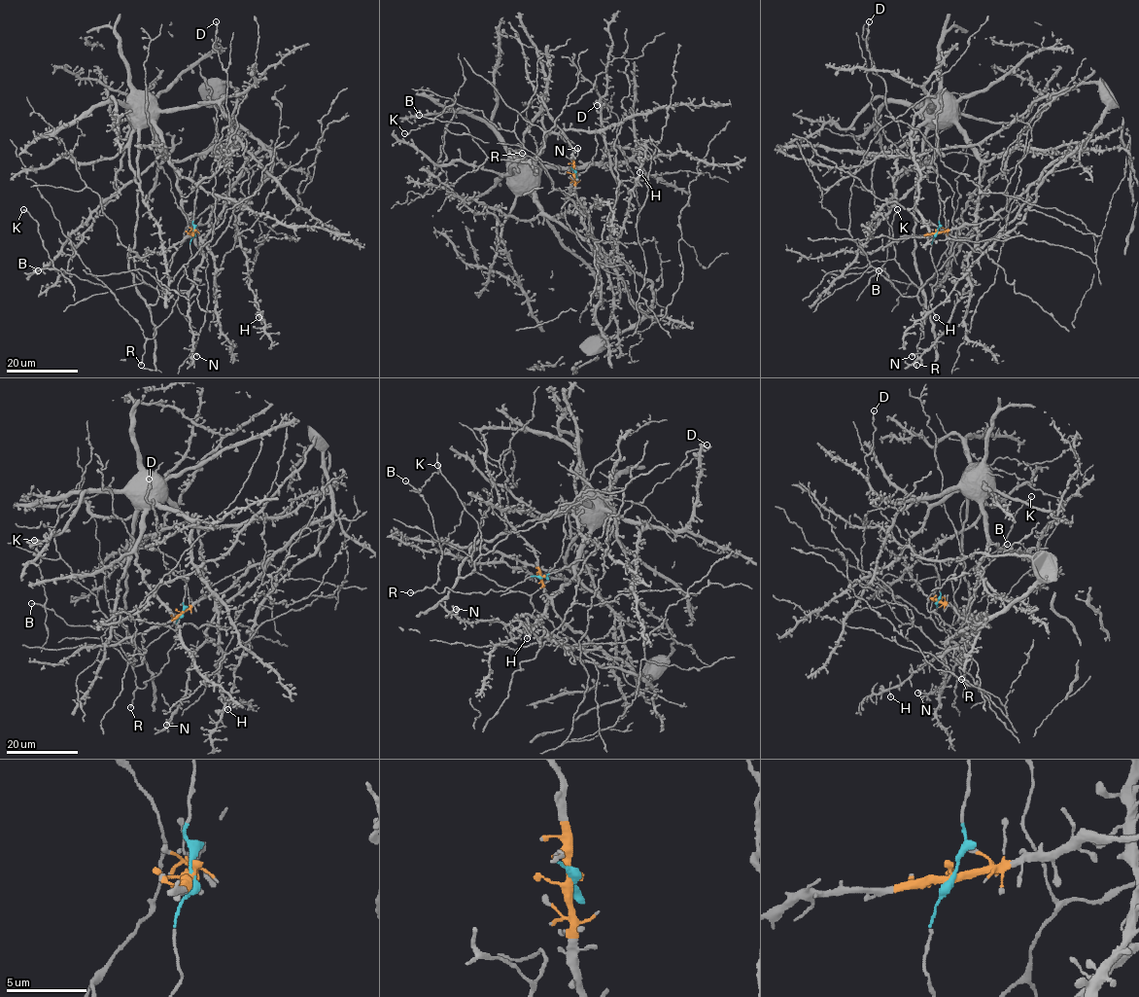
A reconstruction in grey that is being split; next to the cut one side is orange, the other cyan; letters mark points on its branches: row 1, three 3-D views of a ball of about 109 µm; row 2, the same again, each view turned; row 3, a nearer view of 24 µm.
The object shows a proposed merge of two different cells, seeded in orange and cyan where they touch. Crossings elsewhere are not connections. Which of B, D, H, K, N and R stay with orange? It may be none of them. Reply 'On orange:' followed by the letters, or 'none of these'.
On orange: H, N

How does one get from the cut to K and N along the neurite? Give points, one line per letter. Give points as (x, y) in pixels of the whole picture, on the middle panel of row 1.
K: (574, 172), (572, 166), (561, 173), (537, 157), (489, 158), (459, 123), (435, 118), (403, 133)
N: (574, 172), (574, 195), (595, 241), (609, 264), (586, 231), (582, 199), (575, 205), (569, 198), (577, 148)

